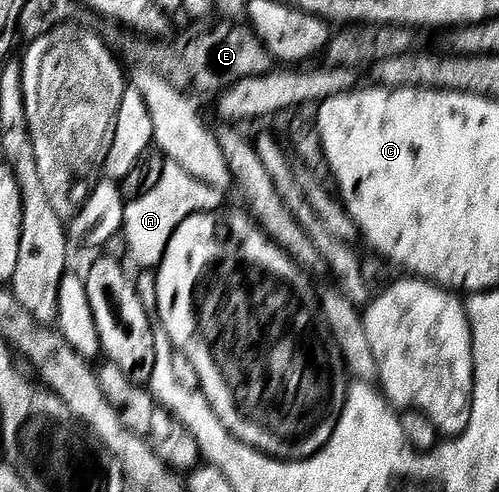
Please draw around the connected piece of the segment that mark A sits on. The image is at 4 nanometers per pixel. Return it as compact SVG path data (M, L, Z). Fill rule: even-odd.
M165 161L162 176L150 192L131 199L124 207L122 239L128 245L128 254L140 270L156 270L170 244L170 236L191 214L207 214L221 209L225 195L204 182L199 182L186 168L176 162Z

